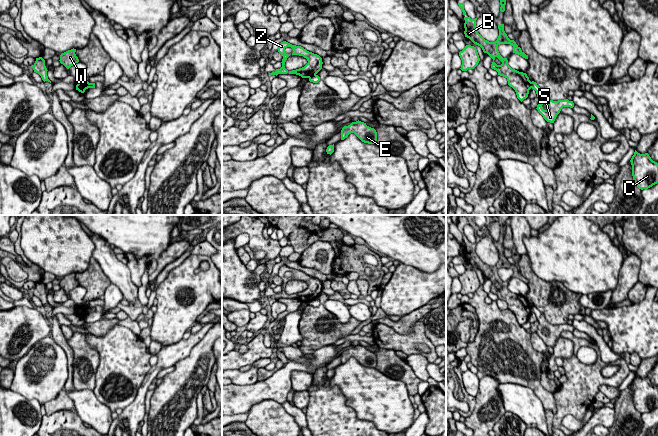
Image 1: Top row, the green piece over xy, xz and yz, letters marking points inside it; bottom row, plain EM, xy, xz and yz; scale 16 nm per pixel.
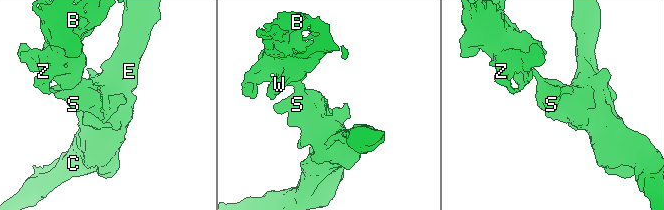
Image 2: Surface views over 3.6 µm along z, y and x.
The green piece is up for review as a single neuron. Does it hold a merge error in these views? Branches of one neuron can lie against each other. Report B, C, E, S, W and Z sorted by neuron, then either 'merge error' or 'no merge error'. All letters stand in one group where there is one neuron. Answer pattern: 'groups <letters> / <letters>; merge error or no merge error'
groups B W Z / C E S; merge error

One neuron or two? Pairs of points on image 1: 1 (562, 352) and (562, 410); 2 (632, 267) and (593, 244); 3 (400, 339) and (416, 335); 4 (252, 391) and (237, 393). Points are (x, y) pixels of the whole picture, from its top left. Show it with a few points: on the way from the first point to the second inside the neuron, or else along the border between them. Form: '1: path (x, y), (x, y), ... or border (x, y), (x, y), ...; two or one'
1: border (560, 335), (572, 342), (572, 356), (570, 358); two
2: border (624, 259), (617, 285); two
3: path (404, 339), (412, 339); one
4: path (248, 393), (241, 393); one

